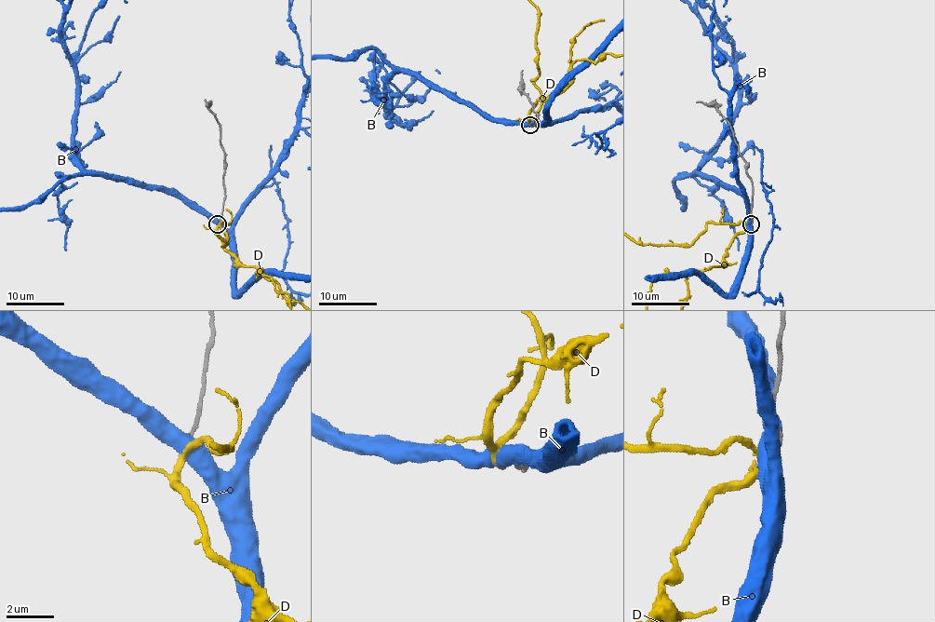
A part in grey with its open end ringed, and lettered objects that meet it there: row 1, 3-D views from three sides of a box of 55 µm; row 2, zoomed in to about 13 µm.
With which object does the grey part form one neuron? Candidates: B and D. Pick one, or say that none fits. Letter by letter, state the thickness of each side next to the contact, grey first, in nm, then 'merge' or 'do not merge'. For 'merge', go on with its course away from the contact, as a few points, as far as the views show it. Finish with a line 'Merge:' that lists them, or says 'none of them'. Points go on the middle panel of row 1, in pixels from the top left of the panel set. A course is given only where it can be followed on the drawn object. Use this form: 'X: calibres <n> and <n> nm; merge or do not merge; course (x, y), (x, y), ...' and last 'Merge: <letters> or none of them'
B: calibres 140 and 550 nm; do not merge
D: calibres 130 and 180 nm; merge
Merge: D

